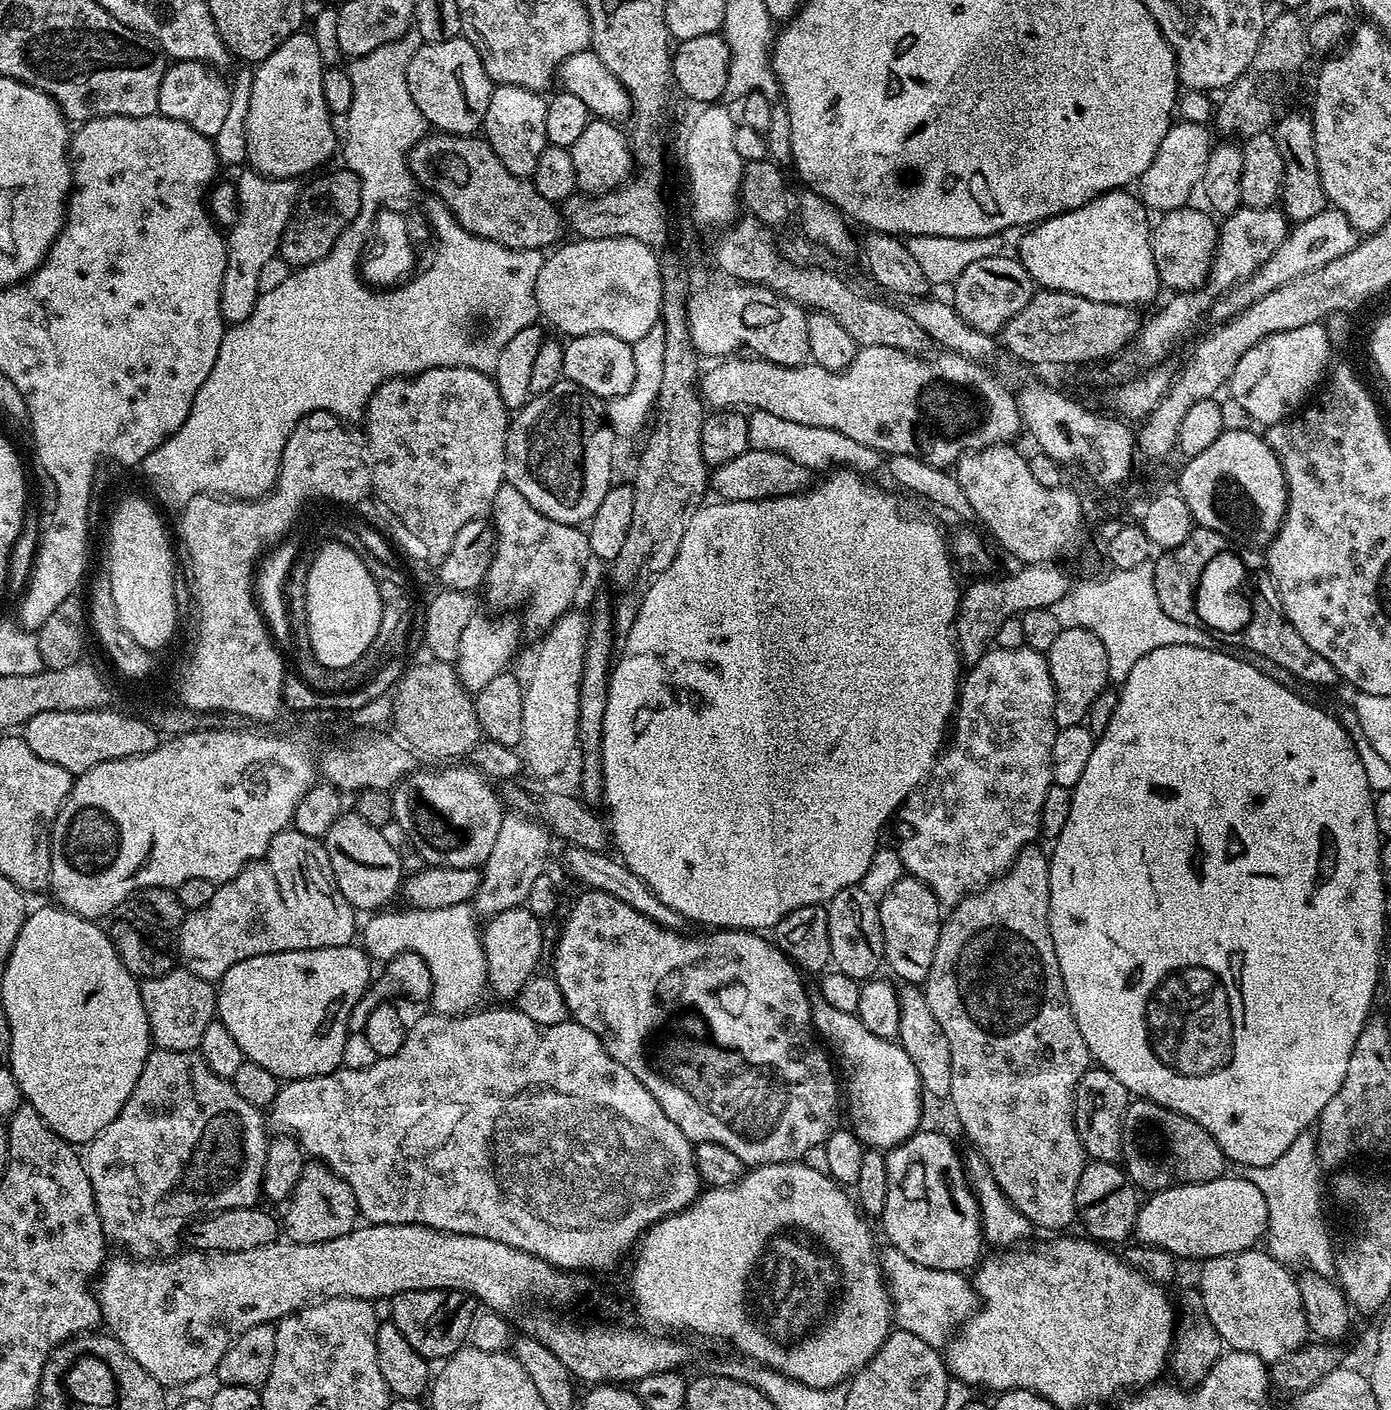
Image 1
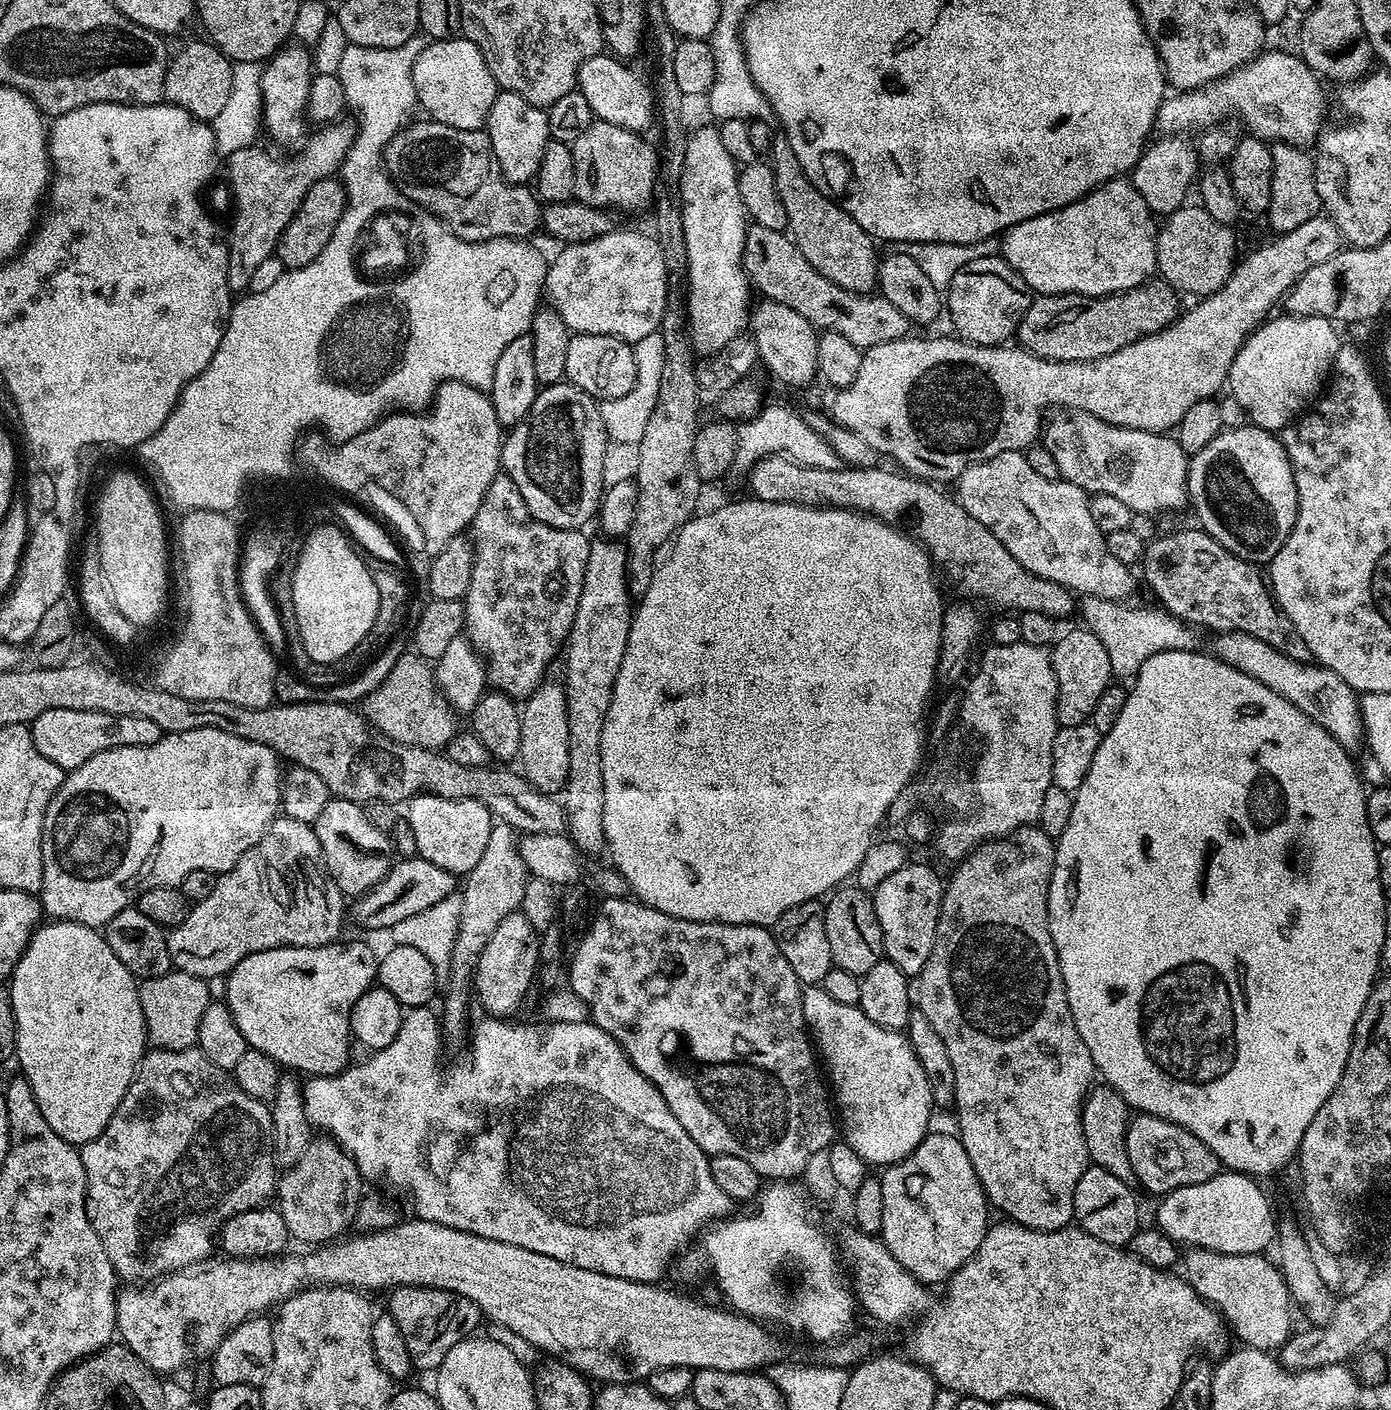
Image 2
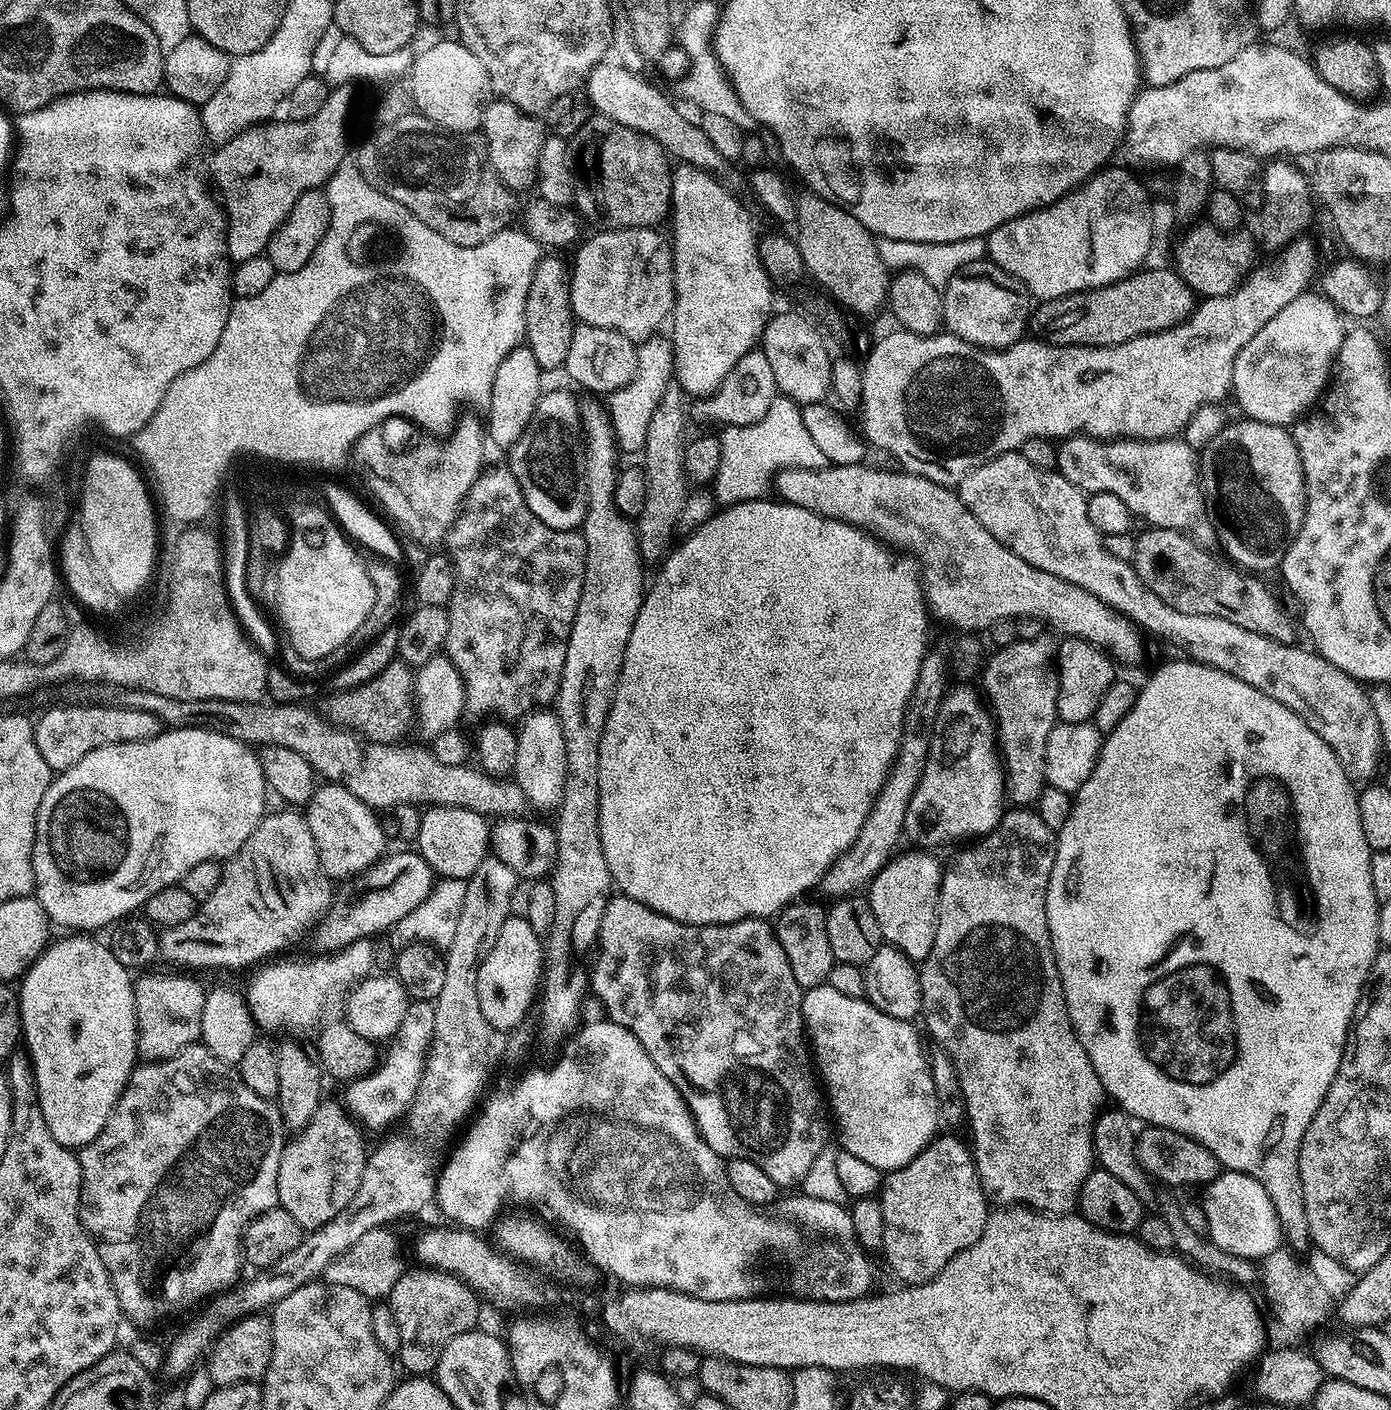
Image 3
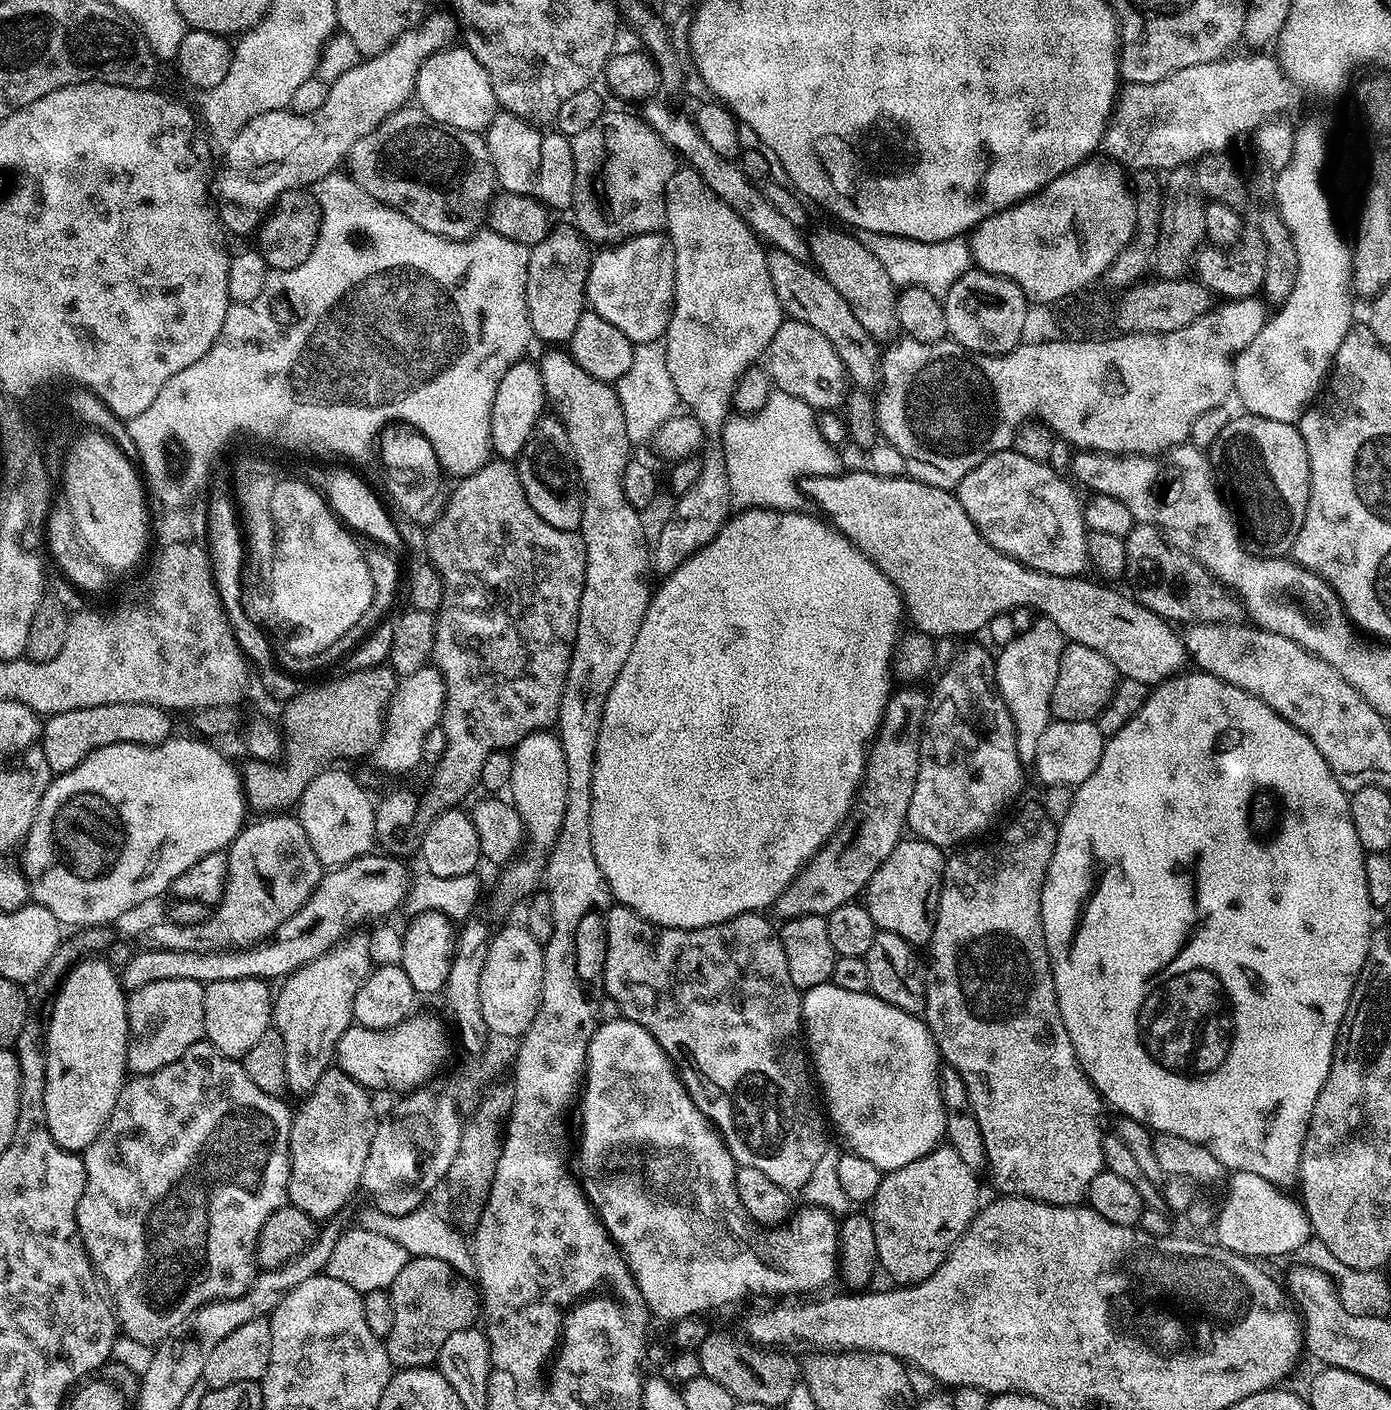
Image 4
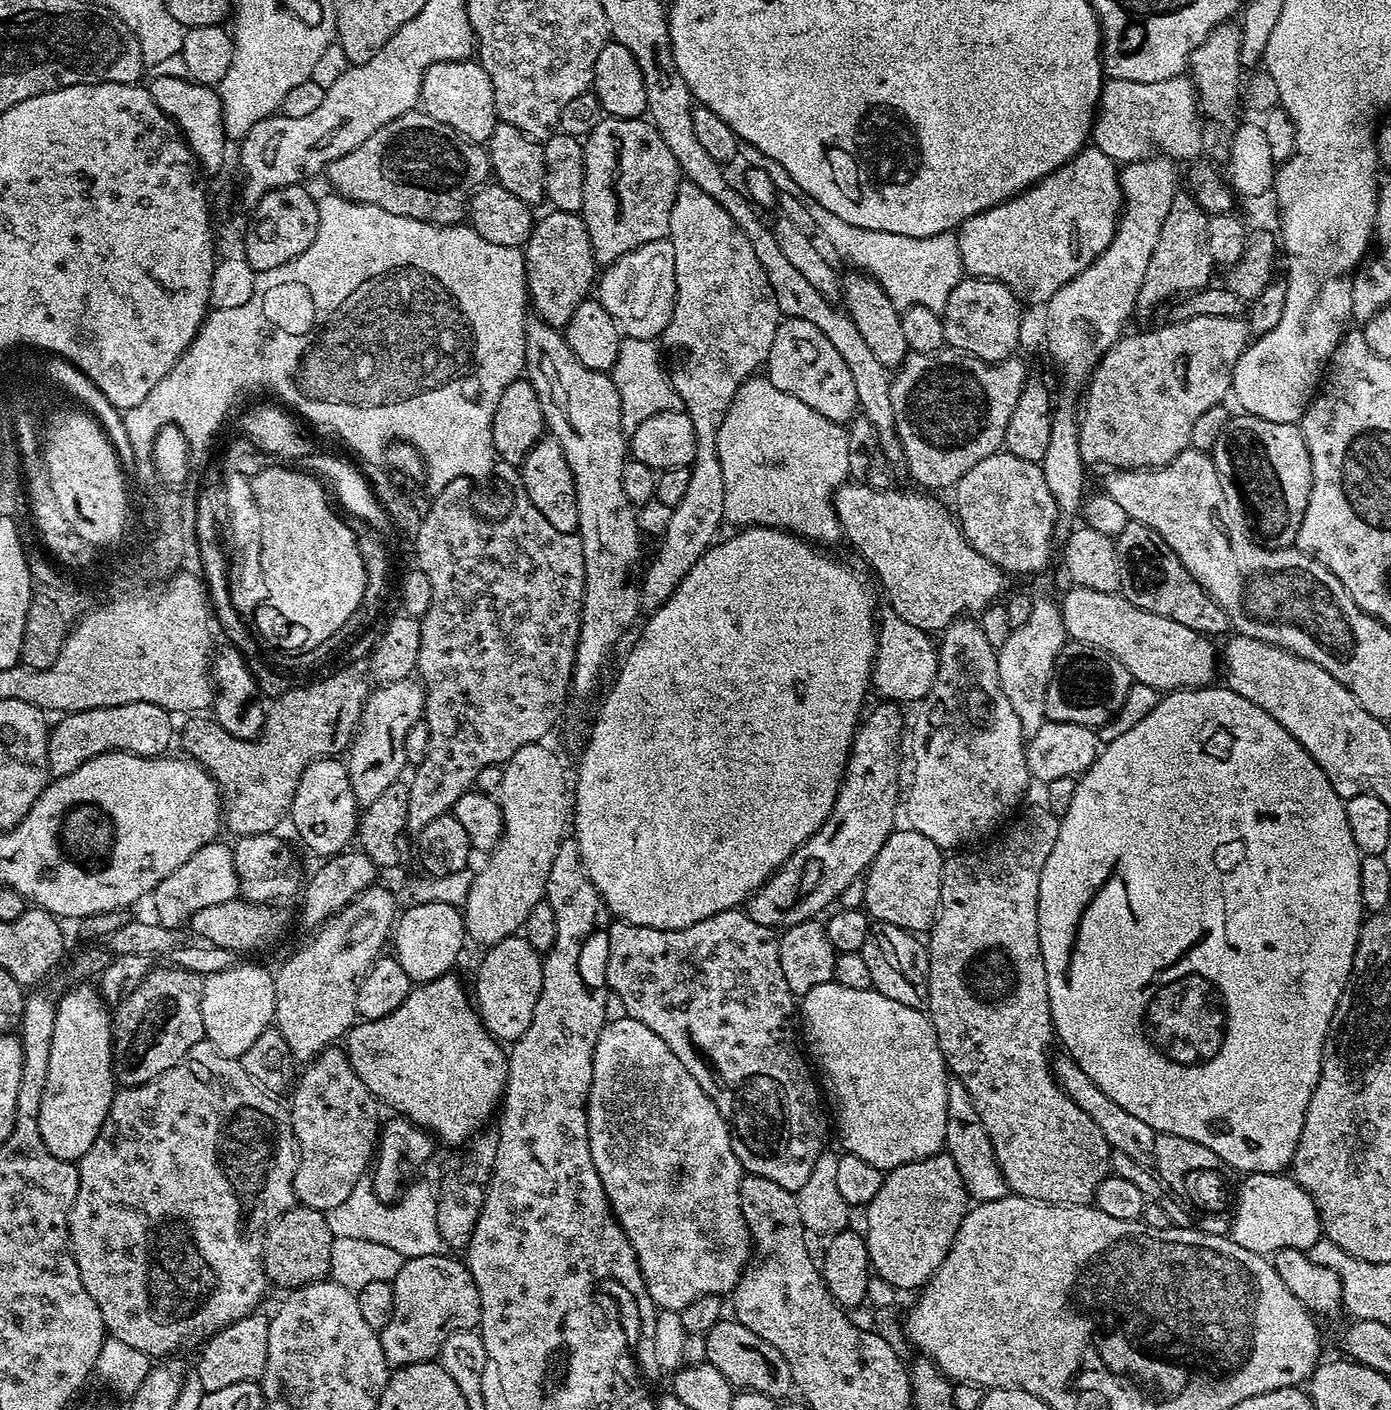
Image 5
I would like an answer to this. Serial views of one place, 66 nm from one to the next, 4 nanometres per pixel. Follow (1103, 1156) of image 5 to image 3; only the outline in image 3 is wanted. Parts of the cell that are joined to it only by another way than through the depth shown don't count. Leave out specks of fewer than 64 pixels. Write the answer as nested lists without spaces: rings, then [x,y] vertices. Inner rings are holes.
[[[1008,810],[1000,821],[1000,827],[969,843],[965,852],[958,853],[952,865],[949,868],[947,865],[940,877],[940,905],[934,930],[934,946],[930,946],[930,954],[919,965],[918,971],[922,990],[922,1021],[928,1027],[929,1034],[940,1043],[937,1045],[954,1062],[954,1070],[958,1070],[958,1082],[964,1095],[966,1128],[972,1131],[972,1162],[976,1166],[984,1195],[996,1206],[1027,1206],[1037,1212],[1068,1214],[1077,1207],[1082,1182],[1086,1182],[1094,1167],[1096,1155],[1092,1149],[1092,1126],[1105,1107],[1106,1093],[1070,1022],[1058,966],[1052,953],[1052,939],[1046,922],[1046,890],[1054,870],[1056,837],[1057,833],[1052,832],[1034,810]]]

